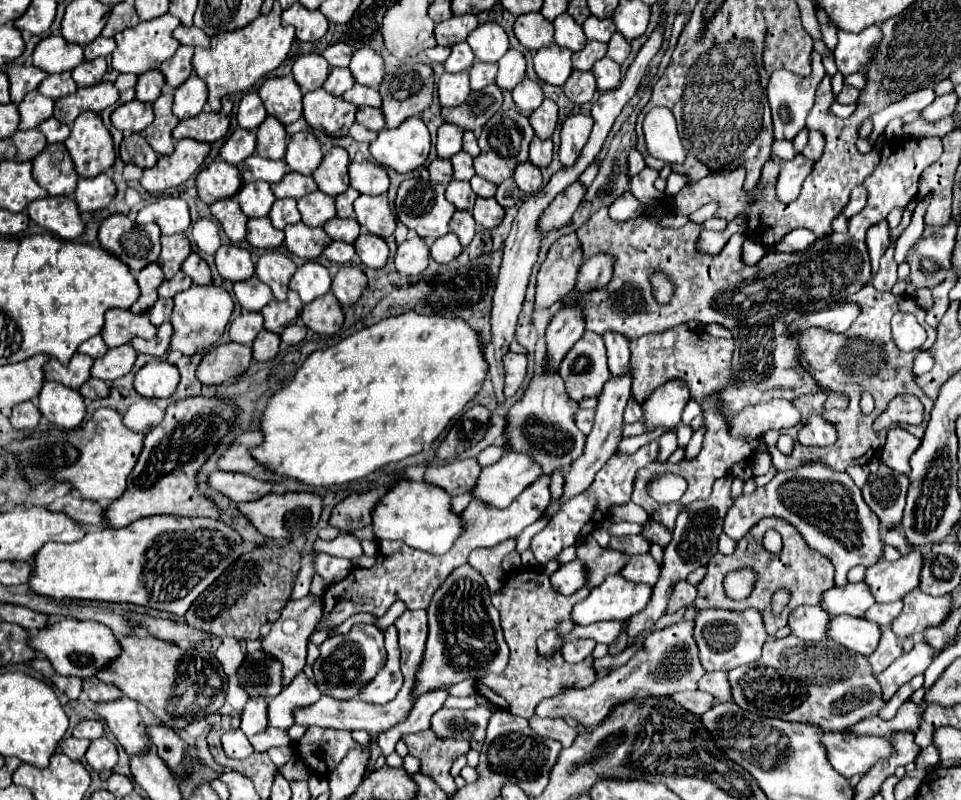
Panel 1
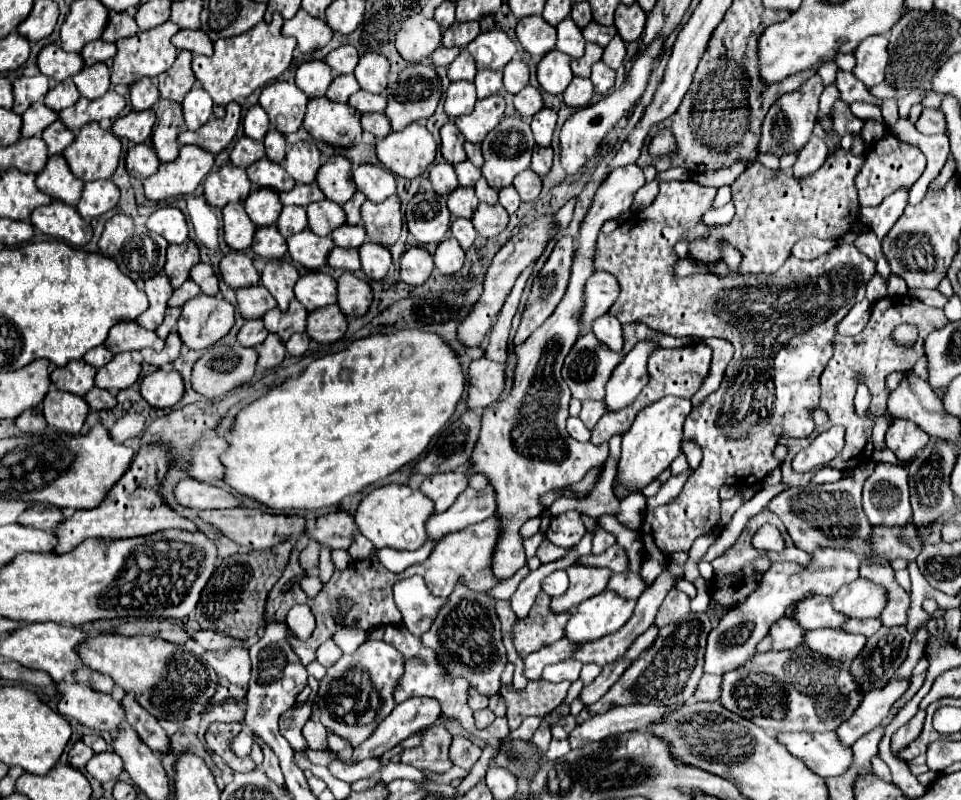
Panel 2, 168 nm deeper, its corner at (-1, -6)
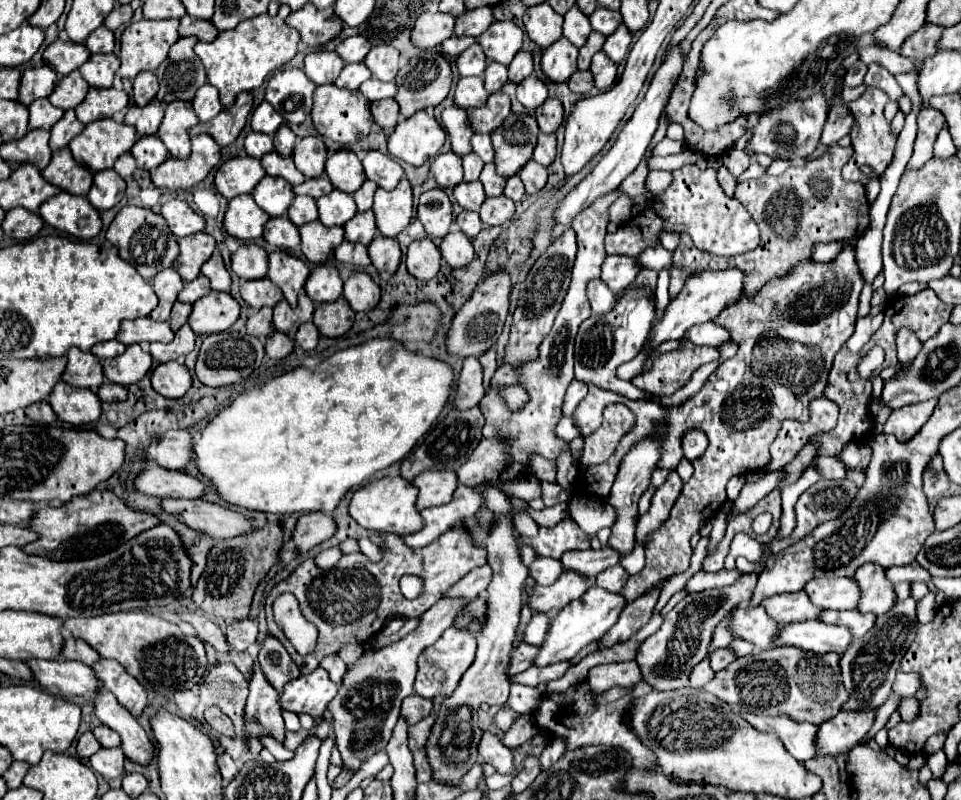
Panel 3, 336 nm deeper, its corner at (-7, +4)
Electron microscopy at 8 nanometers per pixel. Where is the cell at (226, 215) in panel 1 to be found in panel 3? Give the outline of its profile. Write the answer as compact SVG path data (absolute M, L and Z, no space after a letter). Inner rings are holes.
M238 195L228 205L228 211L224 215L224 229L232 237L248 241L262 237L262 229L268 219L270 215L254 203L252 195Z

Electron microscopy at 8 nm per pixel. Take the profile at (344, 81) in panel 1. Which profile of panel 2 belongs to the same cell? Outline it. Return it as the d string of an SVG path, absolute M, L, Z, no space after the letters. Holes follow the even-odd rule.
M338 75L338 77L330 83L330 87L328 87L328 91L326 91L326 97L328 97L330 101L346 103L348 97L350 97L352 93L356 93L356 91L360 91L360 85L358 85L358 81L356 81L354 75Z

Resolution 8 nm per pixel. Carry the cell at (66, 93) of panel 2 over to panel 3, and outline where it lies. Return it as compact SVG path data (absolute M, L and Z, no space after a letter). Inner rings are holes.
M72 71L70 75L62 77L56 85L56 89L50 93L50 103L60 107L60 109L74 109L78 103L82 103L82 99L88 93L88 83L80 77L78 71Z

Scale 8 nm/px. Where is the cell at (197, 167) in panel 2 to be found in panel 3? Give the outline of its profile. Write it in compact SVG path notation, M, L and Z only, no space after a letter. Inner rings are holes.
M208 135L192 137L192 153L186 159L168 157L152 173L152 183L164 189L188 189L198 185L220 161L220 147Z

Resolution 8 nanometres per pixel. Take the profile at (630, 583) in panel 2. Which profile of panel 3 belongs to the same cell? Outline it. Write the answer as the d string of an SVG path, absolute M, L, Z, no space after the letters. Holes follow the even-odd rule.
M614 565L612 569L606 569L602 571L598 577L596 577L596 585L612 591L612 593L620 593L626 585L626 581L630 579L628 571L622 567L622 565Z

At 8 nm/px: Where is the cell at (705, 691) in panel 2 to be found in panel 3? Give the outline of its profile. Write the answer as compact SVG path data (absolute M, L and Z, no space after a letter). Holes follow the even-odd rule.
M704 659L700 661L700 665L696 665L696 669L692 671L692 677L690 677L690 687L704 687L708 681L714 679L714 671L710 667L710 661Z

